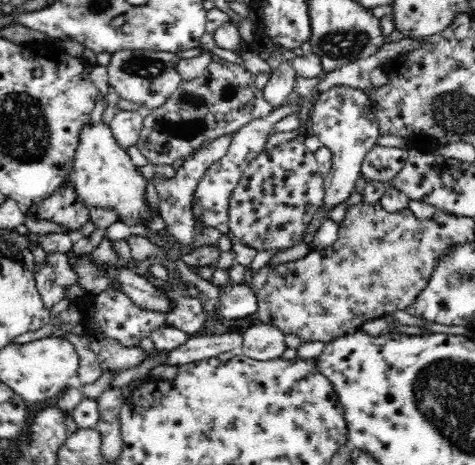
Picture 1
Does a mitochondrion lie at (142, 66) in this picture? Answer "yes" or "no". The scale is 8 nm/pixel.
yes

